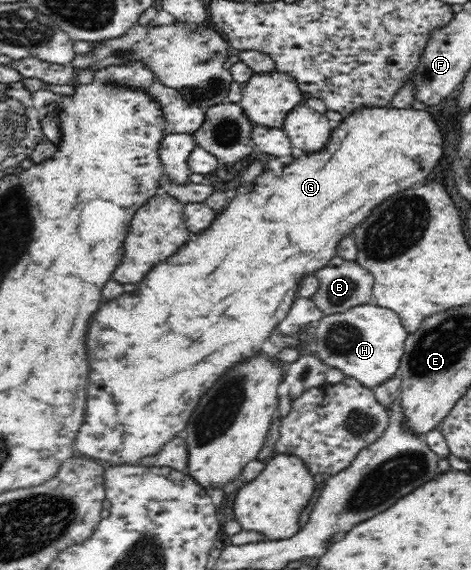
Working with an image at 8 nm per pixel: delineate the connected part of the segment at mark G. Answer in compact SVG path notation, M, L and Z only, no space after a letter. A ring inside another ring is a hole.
M388 106L381 107L381 109L359 108L351 115L346 116L341 124L334 128L325 151L297 157L291 165L285 166L281 179L277 179L271 171L265 170L257 177L255 189L238 188L231 195L233 201L227 205L227 209L221 215L216 215L217 219L207 228L207 231L203 230L200 234L193 235L189 243L185 245L185 249L181 249L177 255L173 255L173 259L153 267L149 271L149 275L139 283L137 293L123 295L119 299L105 303L93 317L93 323L89 323L89 335L87 335L89 343L87 345L89 345L91 371L89 371L89 387L87 387L87 407L85 407L85 421L79 429L74 449L87 457L109 461L115 466L135 465L143 457L159 453L165 443L176 435L182 434L199 403L199 397L203 397L205 391L225 373L223 369L233 367L241 359L249 359L263 349L263 343L273 332L276 332L278 323L289 313L294 301L293 295L295 295L295 290L299 289L299 283L303 276L325 267L327 261L336 255L337 247L339 247L337 243L341 241L341 237L347 235L359 223L365 222L369 213L376 209L381 201L389 199L391 195L395 195L399 191L409 189L413 183L419 184L419 181L423 181L444 155L443 141L445 138L441 135L439 127L435 125L431 114L425 110L391 109Z

